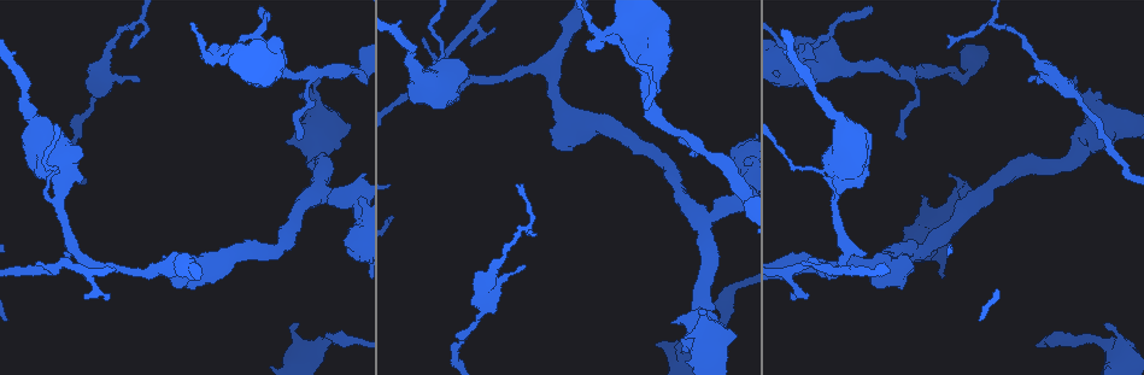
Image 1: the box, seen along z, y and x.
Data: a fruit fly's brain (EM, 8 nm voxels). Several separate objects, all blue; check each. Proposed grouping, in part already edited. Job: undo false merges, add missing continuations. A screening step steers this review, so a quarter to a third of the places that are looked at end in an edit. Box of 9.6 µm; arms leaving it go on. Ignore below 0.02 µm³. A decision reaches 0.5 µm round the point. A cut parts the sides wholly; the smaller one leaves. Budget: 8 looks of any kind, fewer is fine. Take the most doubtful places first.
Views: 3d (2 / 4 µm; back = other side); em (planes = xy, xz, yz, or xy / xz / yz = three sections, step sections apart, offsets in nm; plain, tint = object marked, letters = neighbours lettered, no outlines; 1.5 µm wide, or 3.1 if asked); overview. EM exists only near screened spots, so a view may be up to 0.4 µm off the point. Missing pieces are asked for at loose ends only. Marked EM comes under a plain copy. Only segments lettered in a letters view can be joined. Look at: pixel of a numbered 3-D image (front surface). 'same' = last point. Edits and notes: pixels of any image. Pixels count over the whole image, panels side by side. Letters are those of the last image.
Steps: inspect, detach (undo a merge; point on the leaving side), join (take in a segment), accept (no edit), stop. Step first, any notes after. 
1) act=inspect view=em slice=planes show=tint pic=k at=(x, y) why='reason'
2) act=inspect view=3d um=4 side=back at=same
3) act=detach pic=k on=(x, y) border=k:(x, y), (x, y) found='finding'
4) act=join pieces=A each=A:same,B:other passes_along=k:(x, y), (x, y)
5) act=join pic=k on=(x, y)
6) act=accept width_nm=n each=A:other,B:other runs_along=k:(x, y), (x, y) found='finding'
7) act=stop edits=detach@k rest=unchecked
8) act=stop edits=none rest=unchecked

act=inspect view=em slice=planes show=letters pic=1 at=(685, 336) why='stops while still wide'

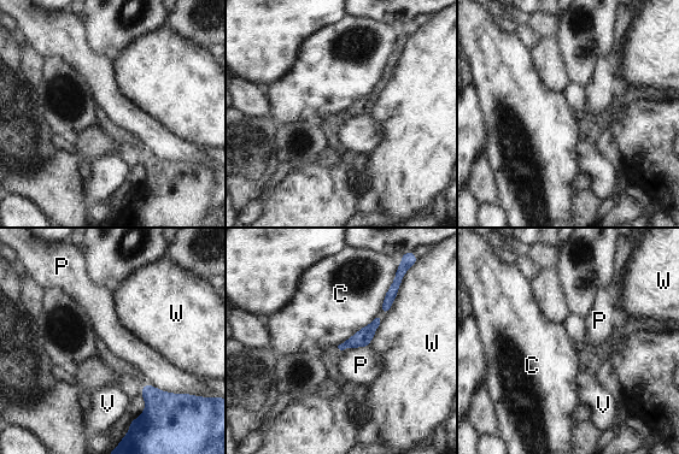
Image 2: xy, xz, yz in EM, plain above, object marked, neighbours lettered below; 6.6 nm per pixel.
act=accept each=C:other,P:other,V:other,W:other runs_along=2:(391, 292), (378, 320), (345, 345) found='none of them fits'

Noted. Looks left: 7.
act=inspect view=3d um=2 pic=1 at=(65, 253)

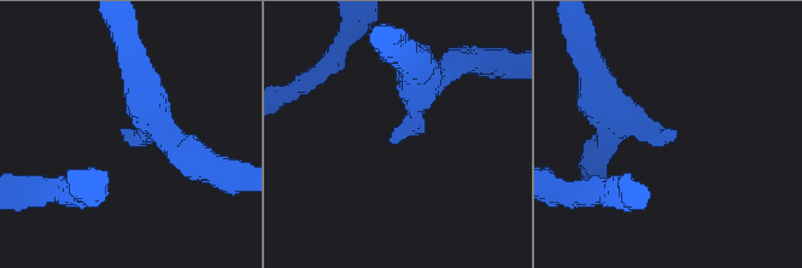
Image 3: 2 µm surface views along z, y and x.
act=inspect view=em slice=xz step=8 show=tint pic=3 at=(392, 142)

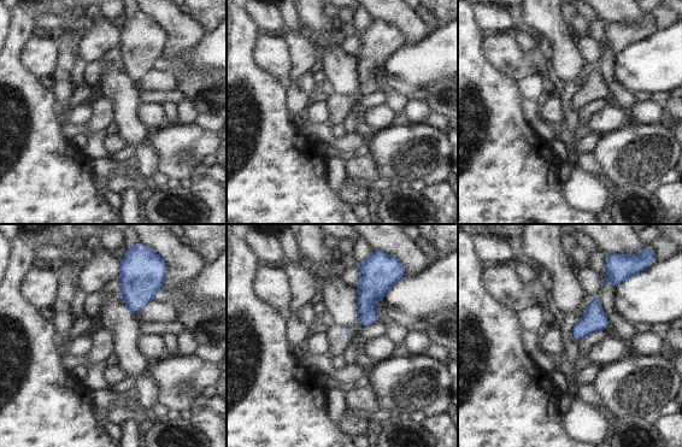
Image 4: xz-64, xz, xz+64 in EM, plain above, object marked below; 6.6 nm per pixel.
act=inspect view=em slice=yz step=4 show=letters at=same why='cut it another way'

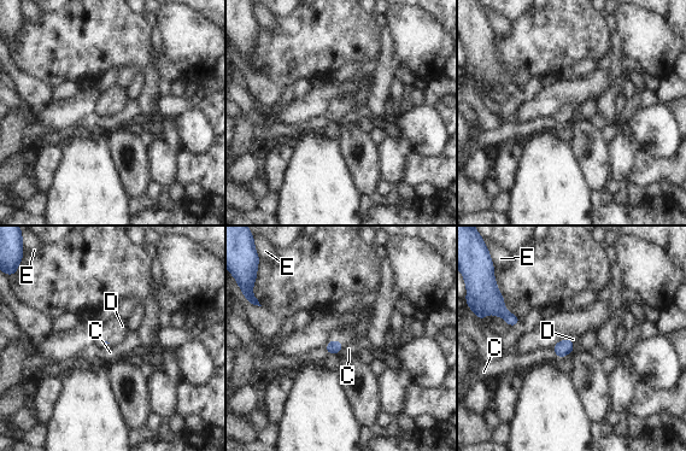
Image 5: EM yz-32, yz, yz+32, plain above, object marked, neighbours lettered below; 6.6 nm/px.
act=join pieces=D each=C:other,D:same,E:other passes_along=5:(333, 347), (339, 341), (345, 335) found='the cell continues'

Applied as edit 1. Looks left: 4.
act=inspect view=overview

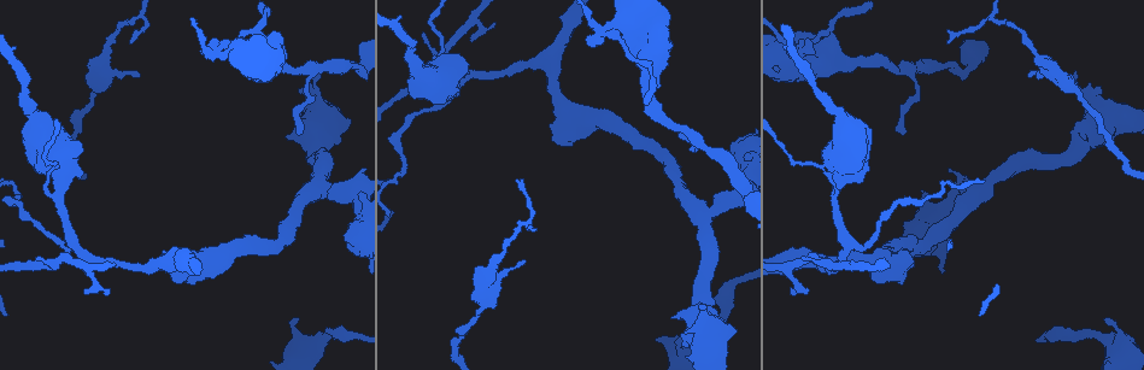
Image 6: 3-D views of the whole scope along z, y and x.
act=inspect view=3d um=4 pic=6 at=(903, 134) why='tapers out'

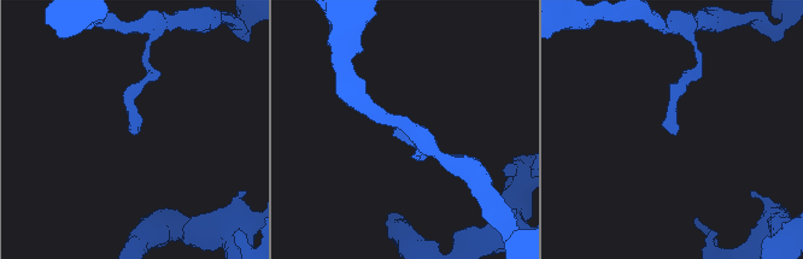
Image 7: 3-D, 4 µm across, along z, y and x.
act=inspect view=em slice=xz step=4 show=letters pic=7 at=(135, 133) why='now the EM'

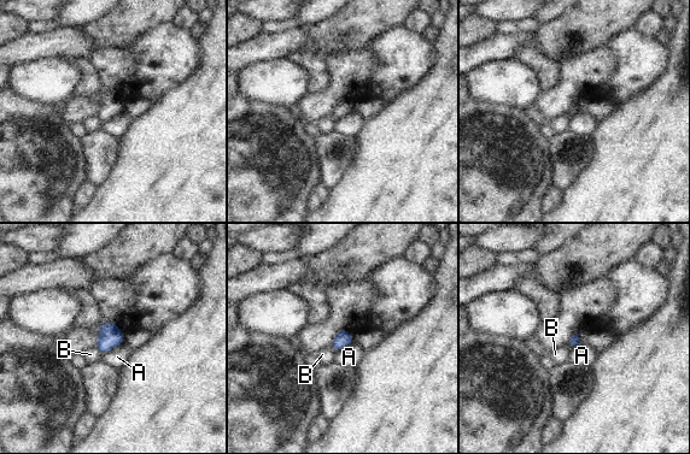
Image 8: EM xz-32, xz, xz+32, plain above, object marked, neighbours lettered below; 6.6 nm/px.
act=accept each=A:other,B:other found='none of them fits'

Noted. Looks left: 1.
act=stop edits=join@5 rest=unchecked

